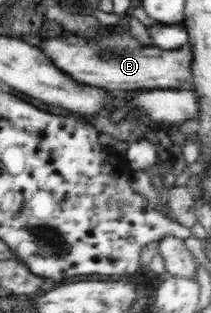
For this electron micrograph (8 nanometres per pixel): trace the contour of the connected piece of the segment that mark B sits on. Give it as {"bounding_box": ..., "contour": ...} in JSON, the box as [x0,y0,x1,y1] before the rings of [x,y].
{"bounding_box":[39,31,192,92],"contour":[[[105,31],[90,39],[77,35],[40,39],[39,48],[51,63],[82,87],[102,87],[106,92],[180,90],[180,85],[192,83],[189,43],[166,51],[156,45],[140,44],[129,32],[113,35]]]}

